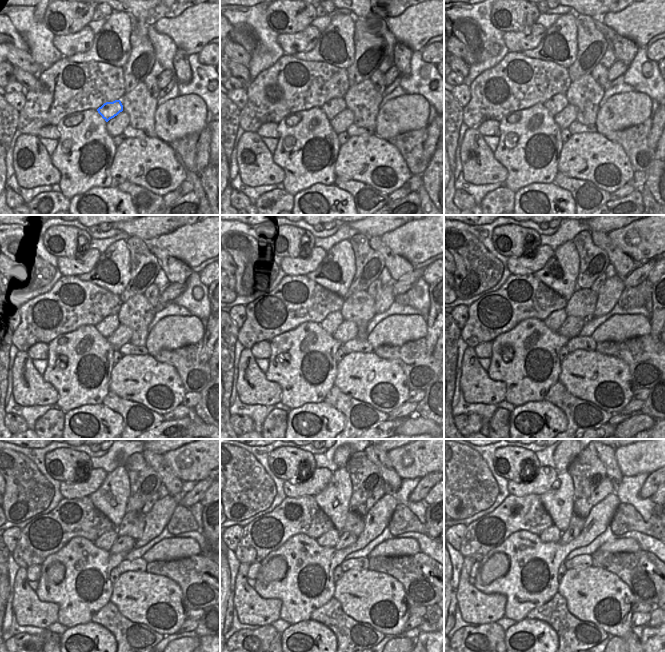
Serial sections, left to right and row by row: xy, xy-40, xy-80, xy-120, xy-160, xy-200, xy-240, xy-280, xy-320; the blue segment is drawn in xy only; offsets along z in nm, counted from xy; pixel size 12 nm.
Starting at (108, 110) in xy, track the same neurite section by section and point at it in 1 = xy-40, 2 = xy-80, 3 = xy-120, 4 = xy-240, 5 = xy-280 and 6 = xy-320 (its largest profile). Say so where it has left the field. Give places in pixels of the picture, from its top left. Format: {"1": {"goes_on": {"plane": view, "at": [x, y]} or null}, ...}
{"1": {"goes_on": {"plane": "xy-40", "at": [332, 108]}}, "2": {"goes_on": {"plane": "xy-80", "at": [558, 102]}}, "3": {"goes_on": {"plane": "xy-120", "at": [107, 326]}}, "4": {"goes_on": {"plane": "xy-240", "at": [105, 541]}}, "5": {"goes_on": {"plane": "xy-280", "at": [329, 539]}}, "6": {"goes_on": {"plane": "xy-320", "at": [552, 534]}}}

